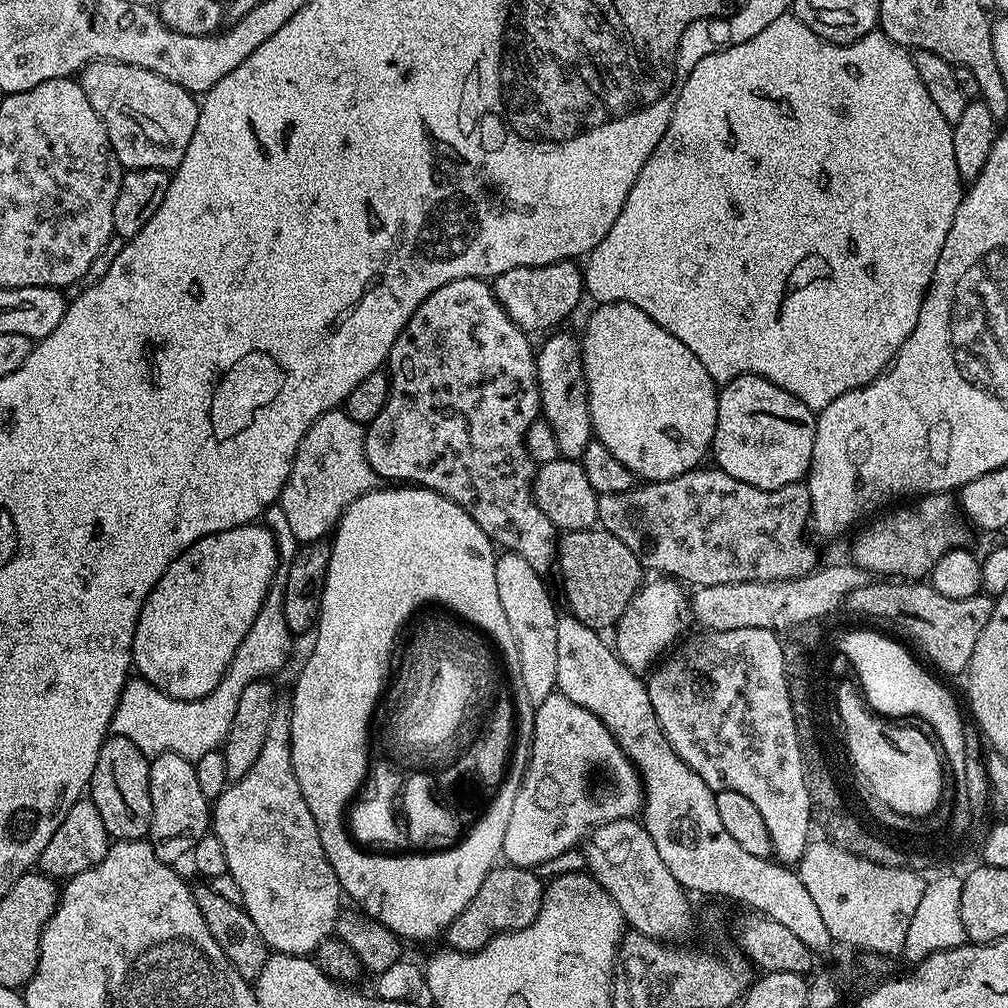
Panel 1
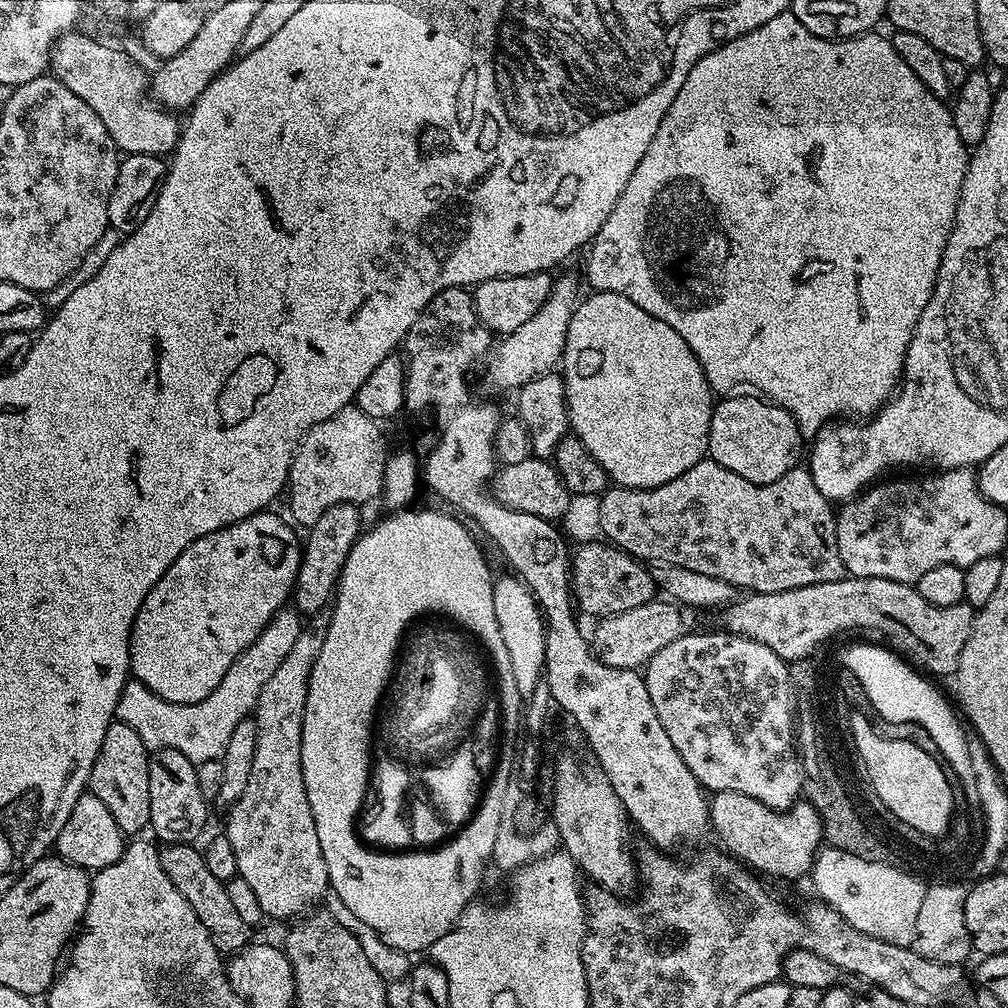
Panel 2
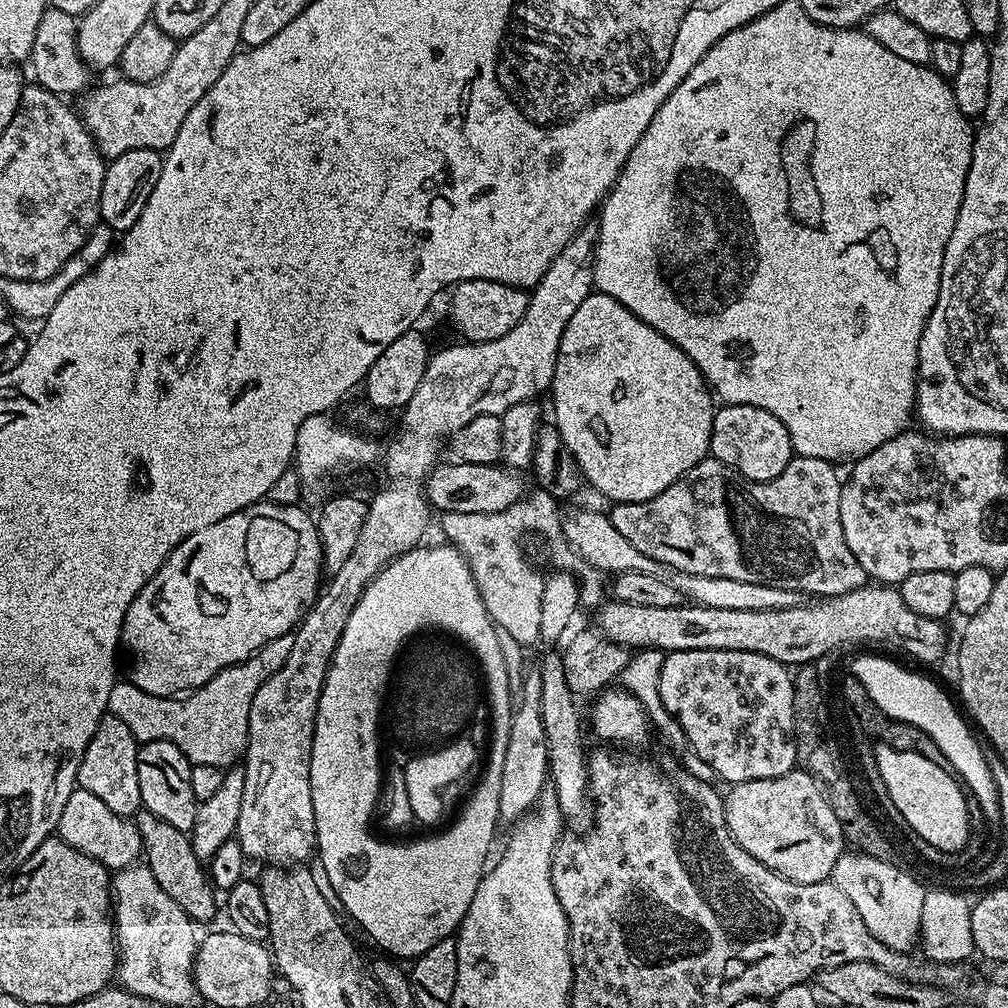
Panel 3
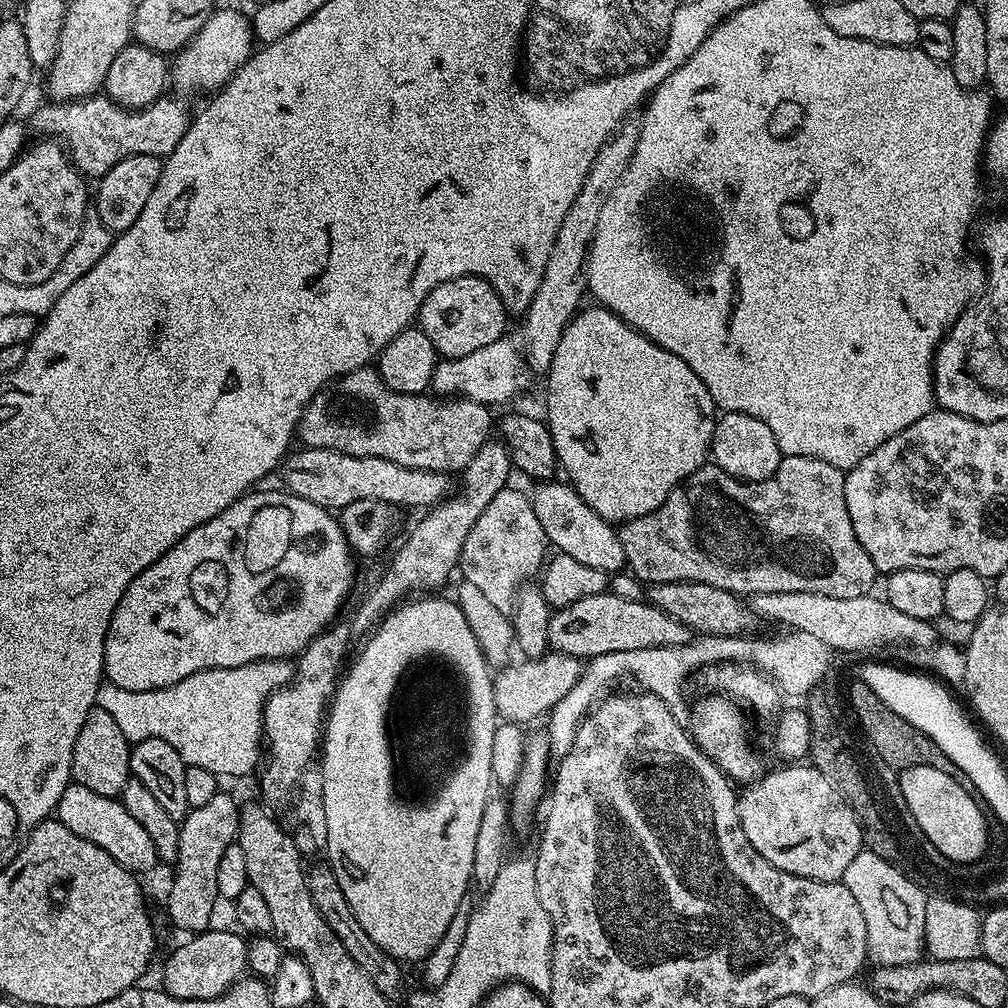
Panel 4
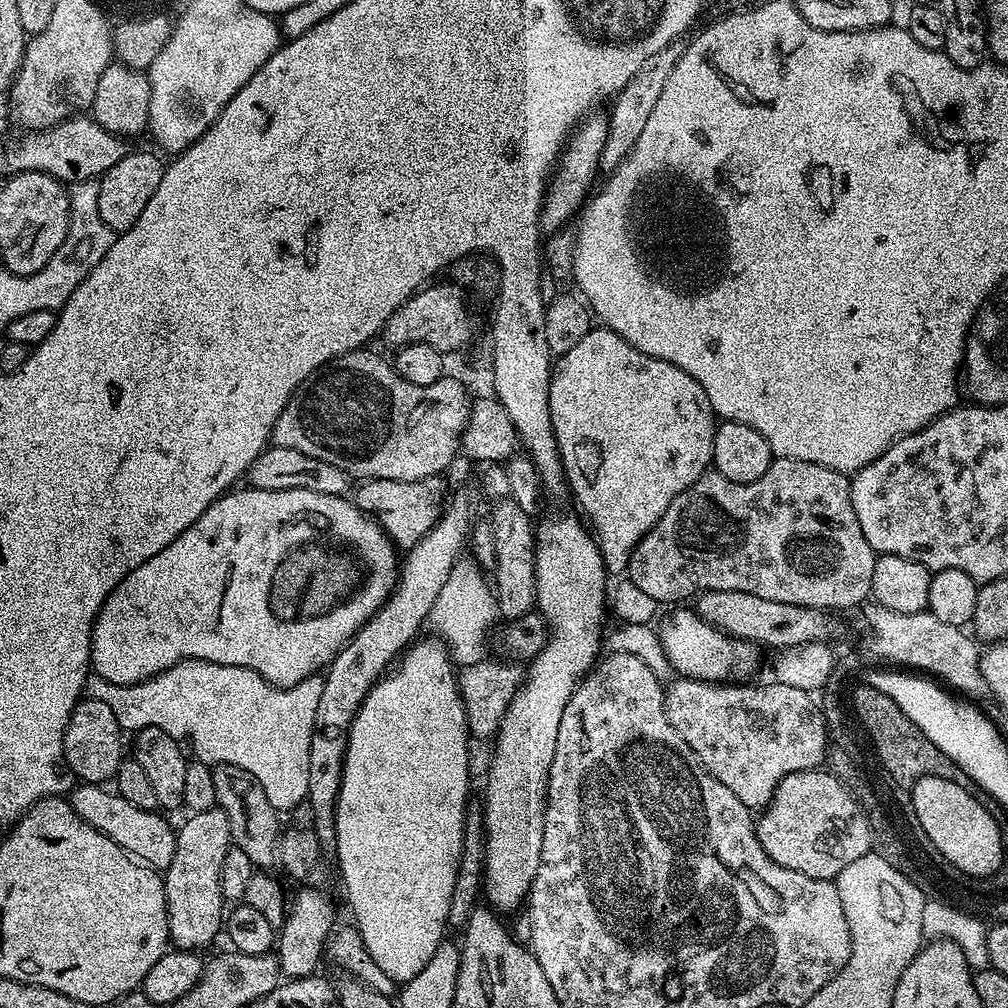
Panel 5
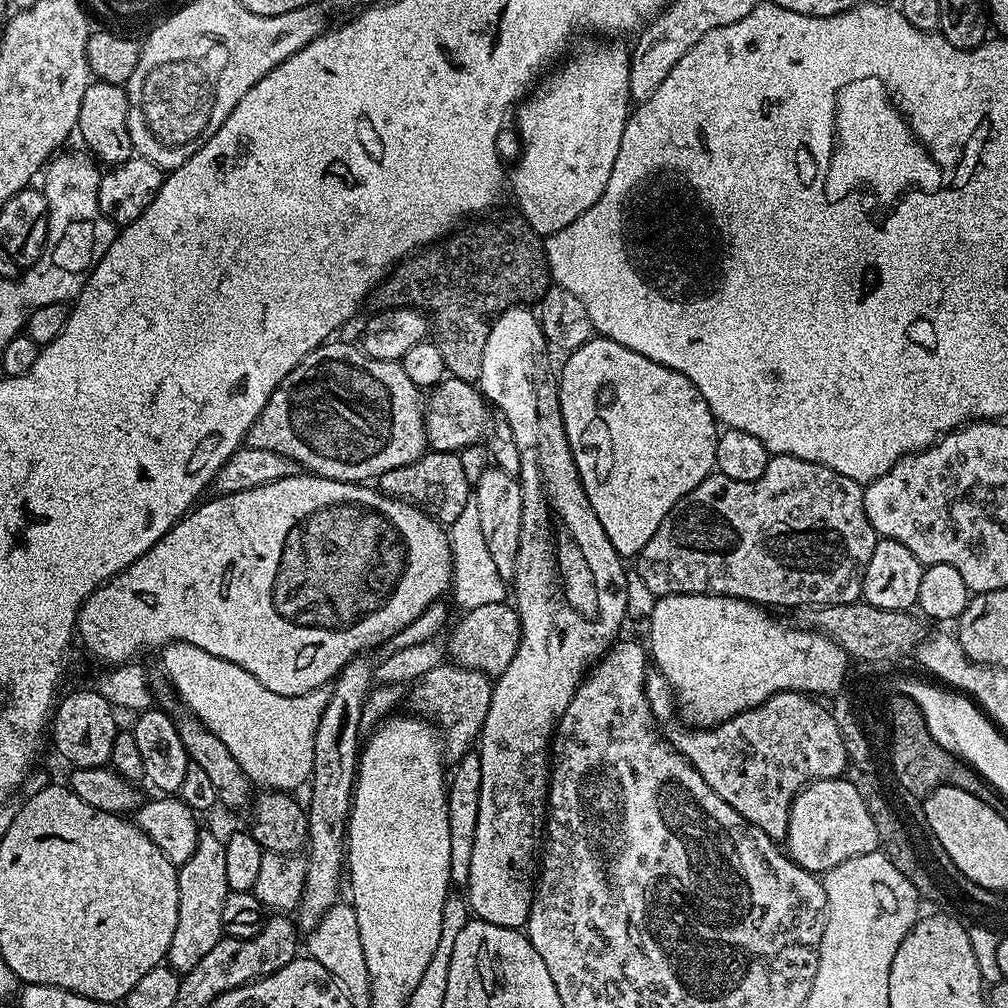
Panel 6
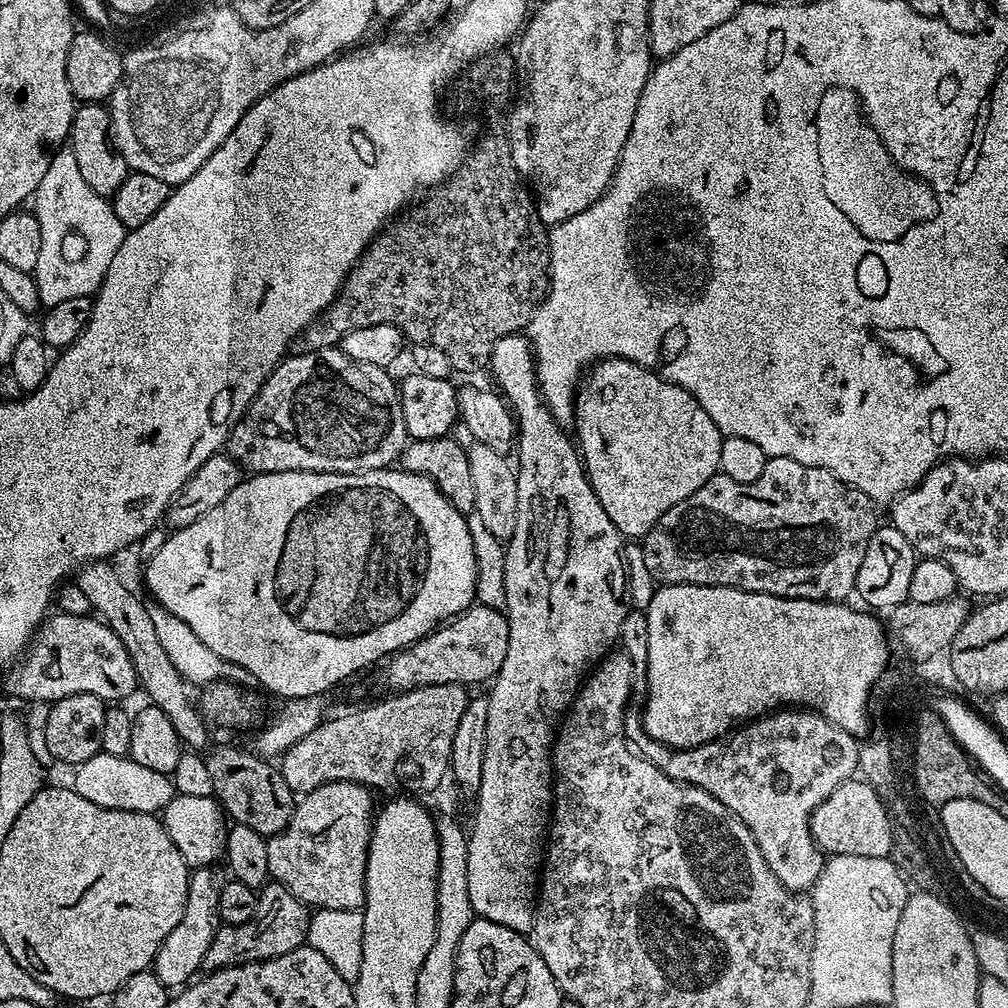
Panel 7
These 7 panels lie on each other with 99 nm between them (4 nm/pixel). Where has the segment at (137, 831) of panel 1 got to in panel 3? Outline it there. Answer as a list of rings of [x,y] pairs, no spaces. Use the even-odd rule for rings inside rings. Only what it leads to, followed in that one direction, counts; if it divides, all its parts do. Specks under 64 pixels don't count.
[[[106,714],[98,722],[98,730],[94,730],[94,738],[90,738],[90,746],[86,746],[82,762],[76,775],[78,787],[90,790],[114,814],[135,817],[141,811],[140,787],[138,786],[138,741],[129,728],[111,714]]]

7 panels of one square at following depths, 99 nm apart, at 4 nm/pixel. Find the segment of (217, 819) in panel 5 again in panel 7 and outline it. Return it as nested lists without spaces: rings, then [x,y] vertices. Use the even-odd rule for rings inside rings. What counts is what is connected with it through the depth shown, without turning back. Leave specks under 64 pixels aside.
[[[212,866],[198,868],[189,875],[186,910],[182,910],[182,922],[178,922],[178,926],[174,926],[170,934],[166,934],[150,965],[150,970],[156,975],[158,982],[162,982],[169,990],[185,987],[204,968],[206,950],[210,950],[210,942],[214,942],[216,929],[222,923],[219,916],[219,894],[226,880],[216,870]]]

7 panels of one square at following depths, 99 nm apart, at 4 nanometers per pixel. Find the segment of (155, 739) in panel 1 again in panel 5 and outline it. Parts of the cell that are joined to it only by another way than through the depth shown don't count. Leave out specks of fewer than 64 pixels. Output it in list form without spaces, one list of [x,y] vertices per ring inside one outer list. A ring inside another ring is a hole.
[[[179,660],[173,668],[140,684],[111,684],[106,678],[89,675],[84,683],[84,696],[110,706],[114,718],[118,718],[118,726],[125,733],[135,734],[144,728],[166,730],[170,738],[183,742],[190,752],[192,747],[191,755],[203,764],[229,764],[246,770],[246,774],[253,776],[258,786],[266,790],[270,806],[274,806],[277,813],[285,814],[291,808],[303,805],[308,798],[311,732],[323,684],[324,676],[317,674],[289,688],[277,688],[249,668],[212,664],[208,660]]]

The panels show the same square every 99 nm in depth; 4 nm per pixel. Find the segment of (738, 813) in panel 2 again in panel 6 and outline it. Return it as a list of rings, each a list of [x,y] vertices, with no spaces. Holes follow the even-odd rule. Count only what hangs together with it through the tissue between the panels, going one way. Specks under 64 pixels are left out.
[[[847,778],[813,780],[792,799],[786,852],[799,868],[823,874],[850,858],[877,851],[878,845],[878,831],[867,803]]]

